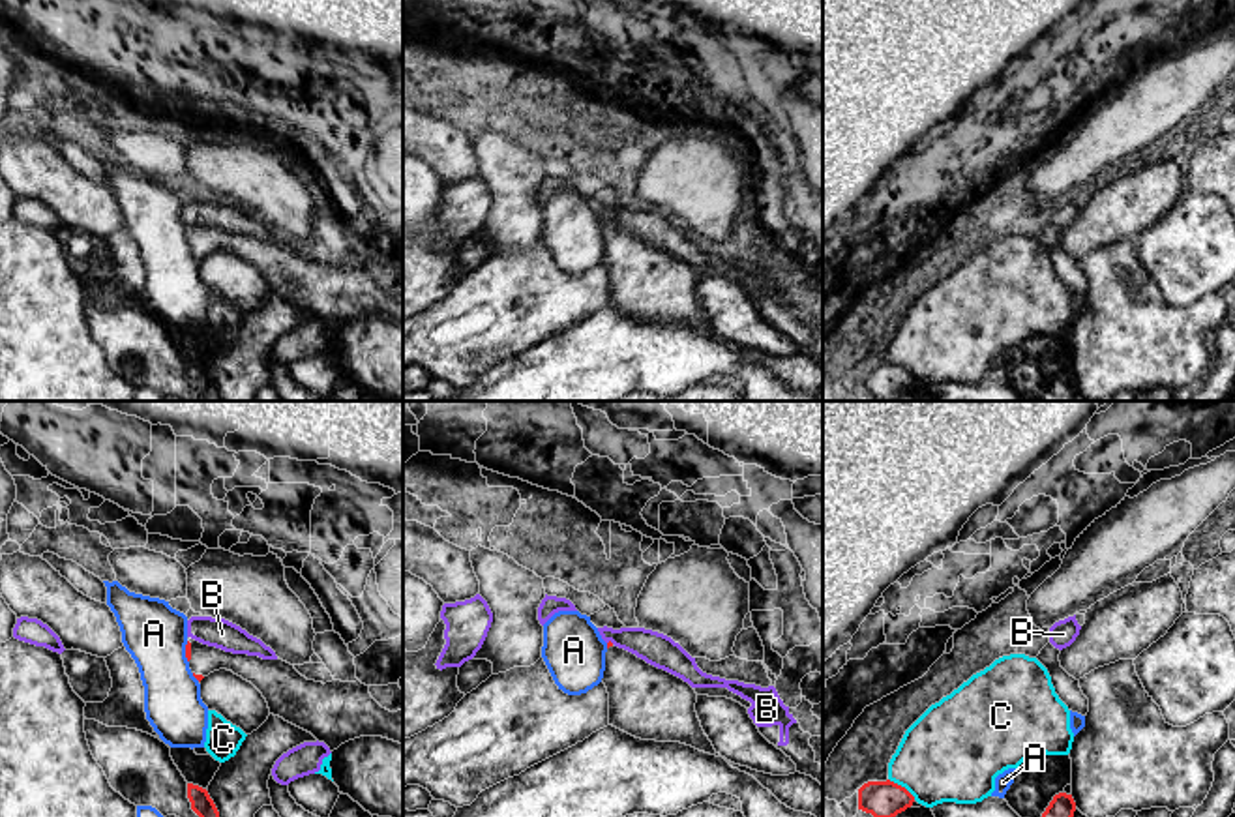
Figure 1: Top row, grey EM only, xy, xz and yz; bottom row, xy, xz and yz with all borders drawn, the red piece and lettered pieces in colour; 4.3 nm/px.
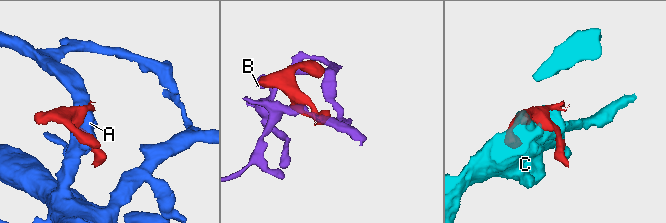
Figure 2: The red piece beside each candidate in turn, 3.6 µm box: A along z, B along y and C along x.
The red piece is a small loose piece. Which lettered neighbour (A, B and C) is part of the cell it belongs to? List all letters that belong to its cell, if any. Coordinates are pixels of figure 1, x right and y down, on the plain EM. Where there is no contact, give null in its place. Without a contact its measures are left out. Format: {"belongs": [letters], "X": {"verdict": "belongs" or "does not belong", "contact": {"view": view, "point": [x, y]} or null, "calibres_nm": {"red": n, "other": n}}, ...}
{"belongs": [], "A": {"verdict": "does not belong", "contact": {"view": "xy", "point": [186, 233]}, "calibres_nm": {"red": 30, "other": 280}}, "B": {"verdict": "does not belong", "contact": {"view": "xz", "point": [610, 222]}, "calibres_nm": {"red": 20, "other": 140}}, "C": {"verdict": "does not belong", "contact": {"view": "yz", "point": [900, 366]}, "calibres_nm": {"red": 160, "other": 400}}}

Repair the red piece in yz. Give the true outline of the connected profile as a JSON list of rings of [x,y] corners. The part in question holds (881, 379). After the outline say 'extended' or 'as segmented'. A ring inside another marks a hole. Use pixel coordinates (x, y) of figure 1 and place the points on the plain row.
[[[868,362],[858,369],[858,390],[875,399],[892,399],[911,388],[915,377],[901,365],[886,362]]]; as segmented

